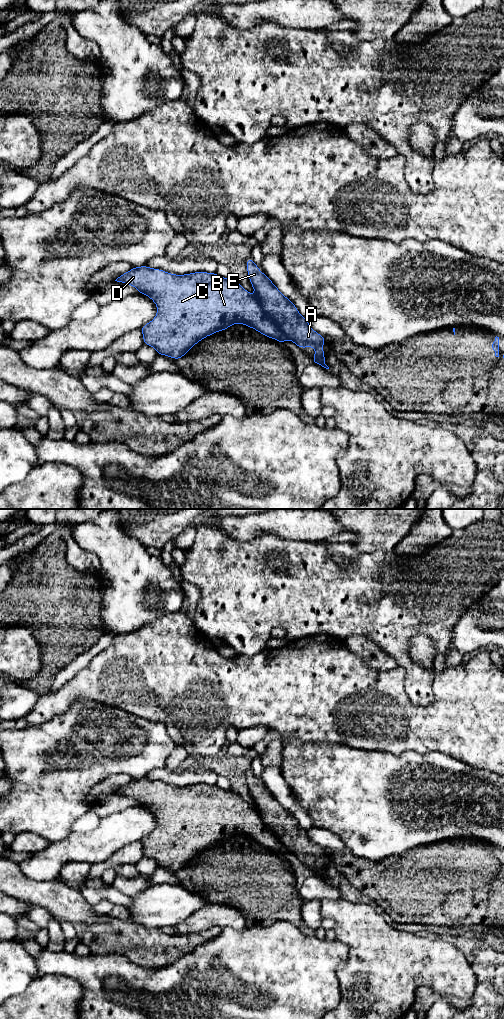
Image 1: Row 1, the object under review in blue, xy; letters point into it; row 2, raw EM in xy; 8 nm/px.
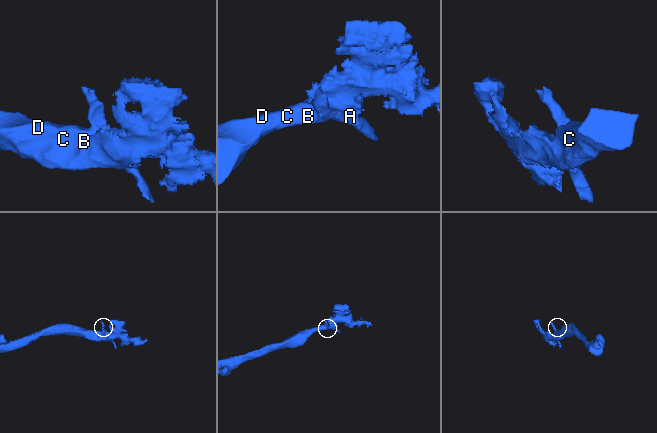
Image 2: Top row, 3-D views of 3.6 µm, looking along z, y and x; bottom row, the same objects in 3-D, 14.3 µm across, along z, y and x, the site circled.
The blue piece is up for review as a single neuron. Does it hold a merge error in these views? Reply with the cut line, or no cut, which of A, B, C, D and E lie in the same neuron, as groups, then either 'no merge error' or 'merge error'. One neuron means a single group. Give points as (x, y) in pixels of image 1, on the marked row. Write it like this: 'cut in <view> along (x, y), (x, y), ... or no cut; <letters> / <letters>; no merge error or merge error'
cut in xy along (256, 295), (261, 307), (272, 318), (286, 338); A E / B C D; merge error

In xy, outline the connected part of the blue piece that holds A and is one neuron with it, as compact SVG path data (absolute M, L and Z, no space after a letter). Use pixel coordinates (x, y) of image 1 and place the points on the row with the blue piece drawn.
M251 257L246 261L246 267L262 308L273 318L287 340L294 342L299 348L326 343L325 338L309 326L308 319L300 315L293 302L259 270Z

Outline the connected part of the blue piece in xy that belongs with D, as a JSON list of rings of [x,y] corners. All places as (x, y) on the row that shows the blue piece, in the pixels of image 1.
[[[144,265],[134,267],[130,271],[120,275],[115,281],[134,286],[139,291],[139,294],[147,295],[157,305],[156,317],[141,327],[140,330],[143,333],[143,342],[146,345],[154,347],[159,355],[169,356],[174,360],[180,359],[202,339],[218,331],[226,330],[233,324],[244,324],[282,344],[286,340],[280,327],[262,308],[257,296],[250,294],[240,283],[231,277],[222,278],[216,273],[203,271],[176,275]]]

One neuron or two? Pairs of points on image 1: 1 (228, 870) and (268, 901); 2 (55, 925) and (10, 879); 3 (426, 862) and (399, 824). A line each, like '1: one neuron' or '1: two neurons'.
1: one neuron
2: two neurons
3: two neurons

